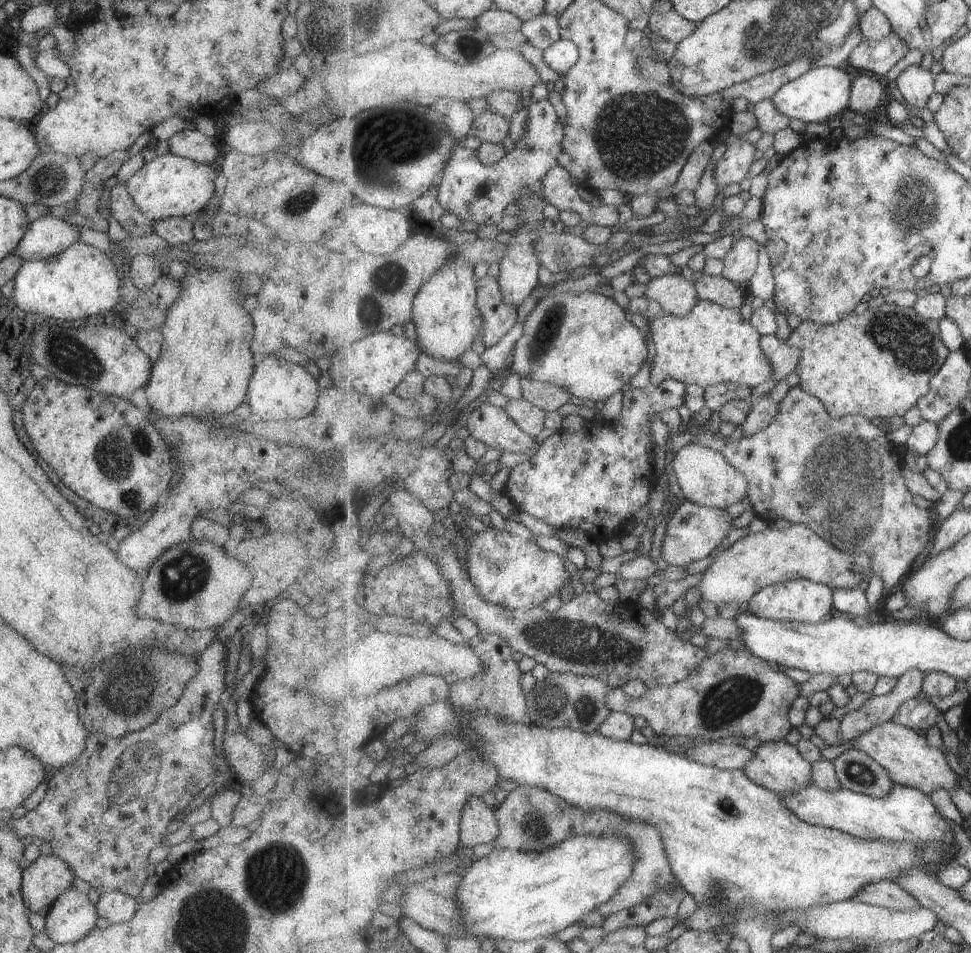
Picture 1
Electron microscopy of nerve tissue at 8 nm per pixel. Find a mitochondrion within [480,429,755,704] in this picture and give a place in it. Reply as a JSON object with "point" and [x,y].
{"point":[580,642]}

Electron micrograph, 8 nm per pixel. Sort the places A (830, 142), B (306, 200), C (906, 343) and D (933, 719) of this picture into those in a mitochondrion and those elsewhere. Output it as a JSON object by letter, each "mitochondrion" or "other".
{"A":"other","B":"mitochondrion","C":"mitochondrion","D":"other"}

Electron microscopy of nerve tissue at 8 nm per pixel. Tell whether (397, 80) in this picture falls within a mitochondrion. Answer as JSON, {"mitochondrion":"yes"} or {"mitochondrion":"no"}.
{"mitochondrion":"no"}

